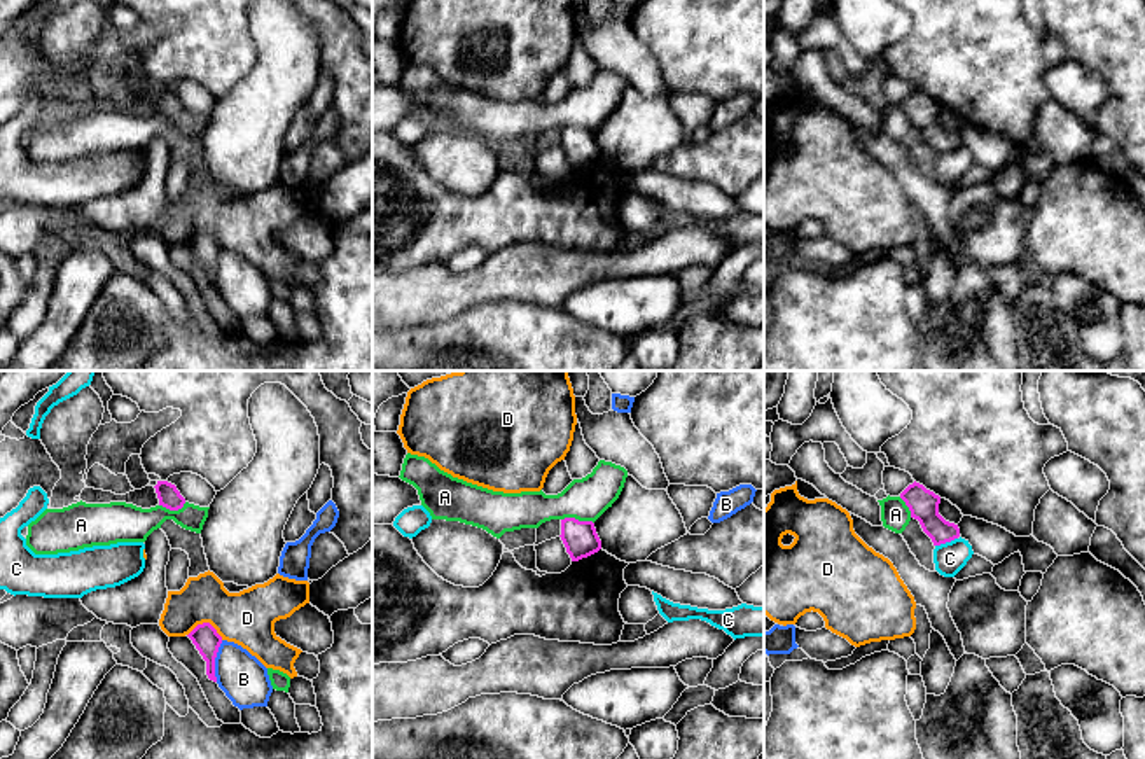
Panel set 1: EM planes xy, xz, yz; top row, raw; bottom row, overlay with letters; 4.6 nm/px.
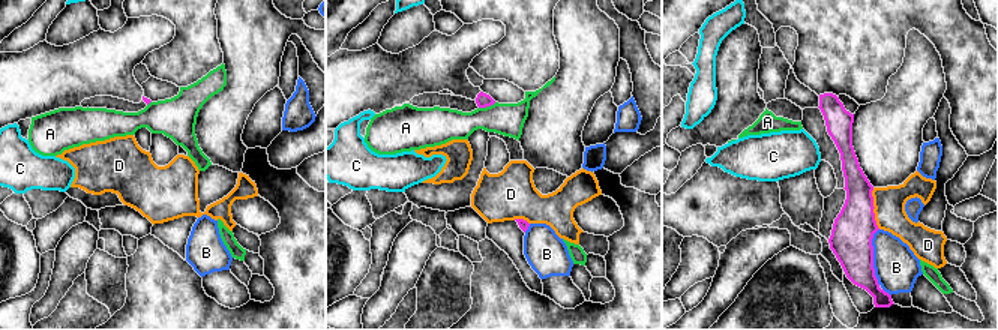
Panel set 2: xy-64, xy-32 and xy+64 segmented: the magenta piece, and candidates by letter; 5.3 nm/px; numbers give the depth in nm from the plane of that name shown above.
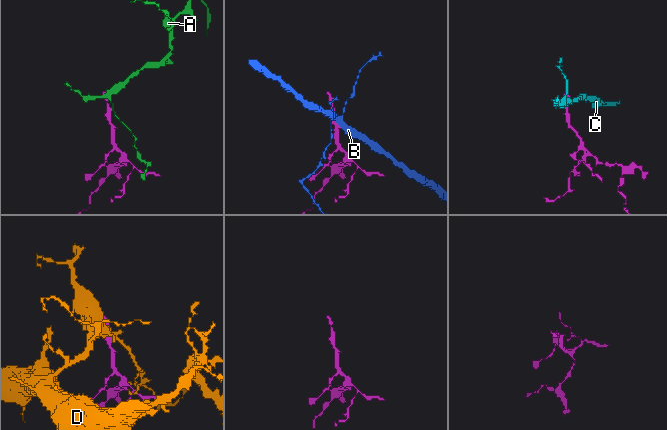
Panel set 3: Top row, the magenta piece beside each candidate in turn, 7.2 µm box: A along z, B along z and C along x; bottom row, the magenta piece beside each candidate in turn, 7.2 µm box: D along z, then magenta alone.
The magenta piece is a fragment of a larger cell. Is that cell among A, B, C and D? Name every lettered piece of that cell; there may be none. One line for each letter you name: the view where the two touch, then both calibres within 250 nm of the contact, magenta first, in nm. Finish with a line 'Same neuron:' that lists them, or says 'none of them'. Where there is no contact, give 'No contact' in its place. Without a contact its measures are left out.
Same neuron: none of them

